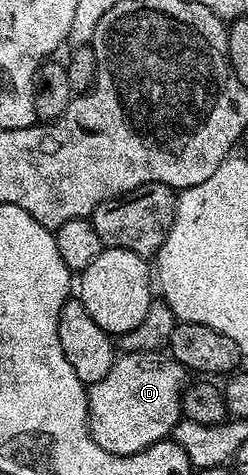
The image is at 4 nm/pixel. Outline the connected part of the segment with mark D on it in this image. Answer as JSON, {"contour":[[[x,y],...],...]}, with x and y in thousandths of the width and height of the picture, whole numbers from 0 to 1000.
{"contour":[[[484,743],[464,756],[456,775],[440,775],[431,789],[403,804],[363,806],[351,823],[367,924],[407,943],[423,943],[423,952],[500,960],[565,956],[573,947],[601,945],[621,931],[661,928],[730,886],[738,834],[762,813],[754,796],[762,796],[754,777],[669,743]]]}

